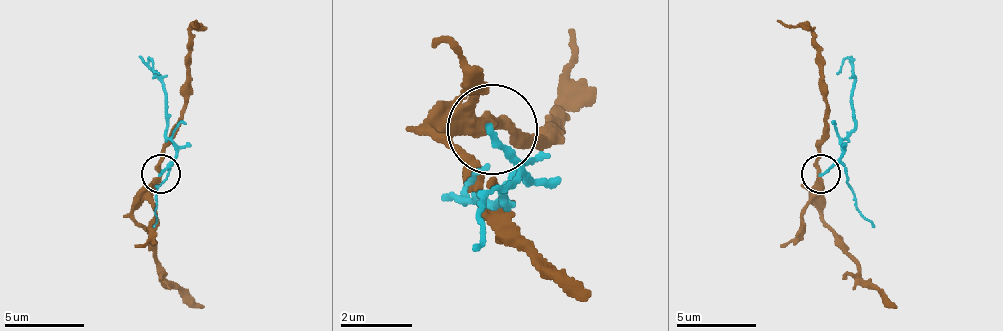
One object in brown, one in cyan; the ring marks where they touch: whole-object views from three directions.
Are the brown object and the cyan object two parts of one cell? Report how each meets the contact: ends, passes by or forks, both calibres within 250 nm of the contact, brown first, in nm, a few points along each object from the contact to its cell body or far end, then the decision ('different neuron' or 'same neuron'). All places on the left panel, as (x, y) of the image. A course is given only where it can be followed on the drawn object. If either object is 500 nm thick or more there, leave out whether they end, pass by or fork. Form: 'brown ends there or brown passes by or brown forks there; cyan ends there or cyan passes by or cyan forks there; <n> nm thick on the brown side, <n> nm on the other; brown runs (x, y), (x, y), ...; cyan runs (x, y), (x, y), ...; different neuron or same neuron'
brown passes by; cyan ends there; 280 nm thick on the brown side, 180 nm on the other; brown runs (160, 174), (164, 143), (183, 107), (187, 55), (195, 20); cyan runs (160, 174), (175, 155), (175, 143), (167, 127), (164, 83), (148, 63), (160, 75); different neuron

